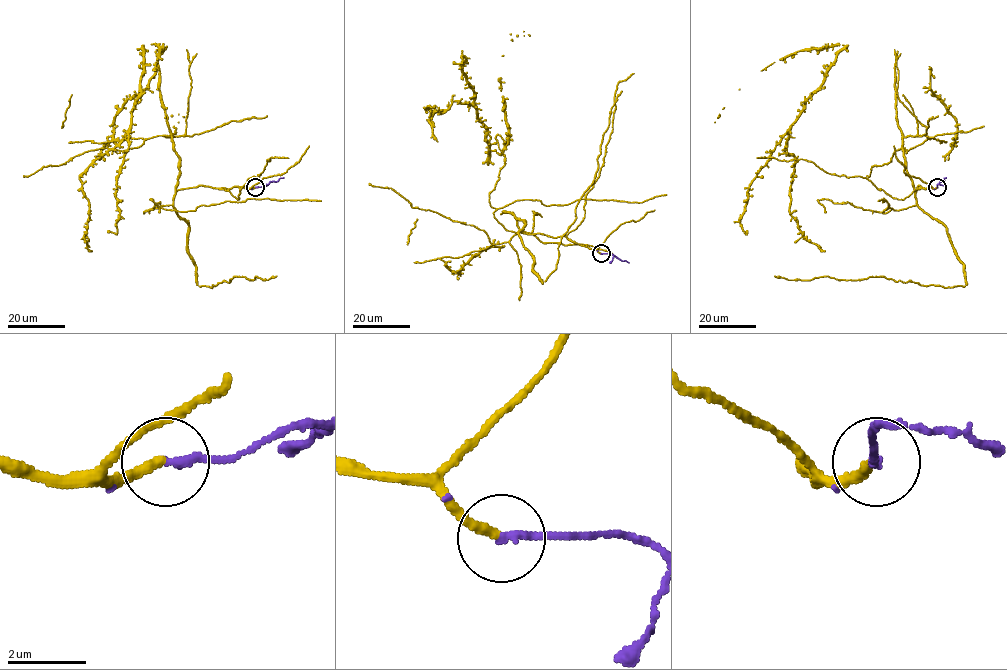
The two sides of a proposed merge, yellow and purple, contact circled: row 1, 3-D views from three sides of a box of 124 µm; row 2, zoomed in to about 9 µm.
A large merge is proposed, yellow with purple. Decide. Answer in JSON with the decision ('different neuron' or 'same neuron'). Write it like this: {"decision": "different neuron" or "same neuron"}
{"decision": "same neuron"}

